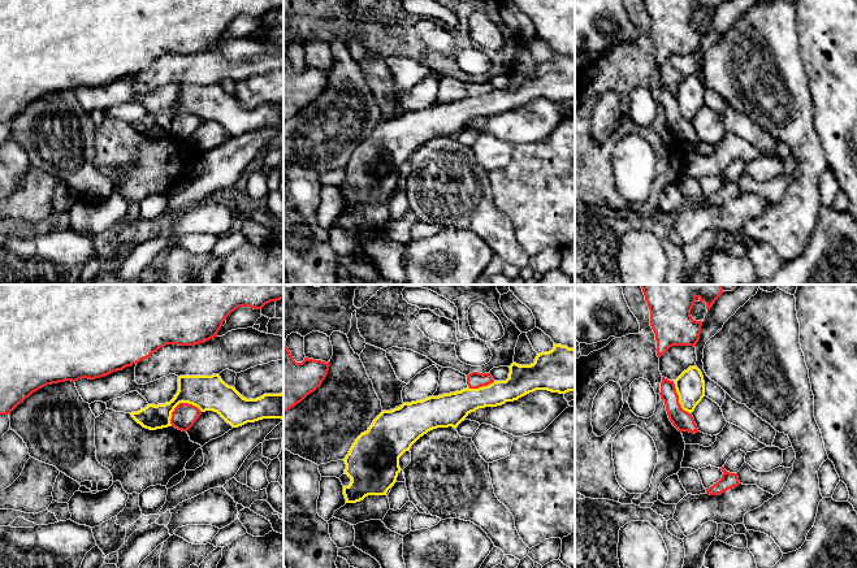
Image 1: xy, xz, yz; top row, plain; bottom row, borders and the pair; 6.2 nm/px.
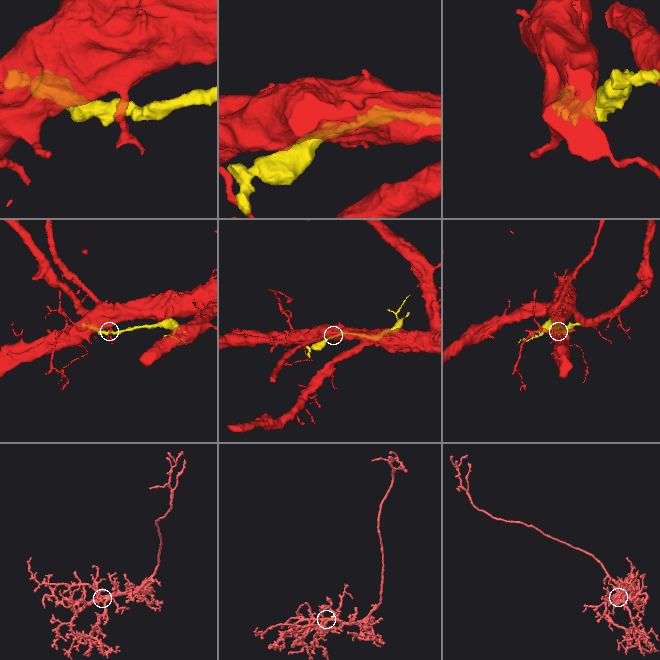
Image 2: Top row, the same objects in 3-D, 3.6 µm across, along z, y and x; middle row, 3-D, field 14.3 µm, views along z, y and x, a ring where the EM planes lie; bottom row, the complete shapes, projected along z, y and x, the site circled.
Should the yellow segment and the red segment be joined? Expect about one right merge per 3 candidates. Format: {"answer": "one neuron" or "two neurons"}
{"answer": "two neurons"}

